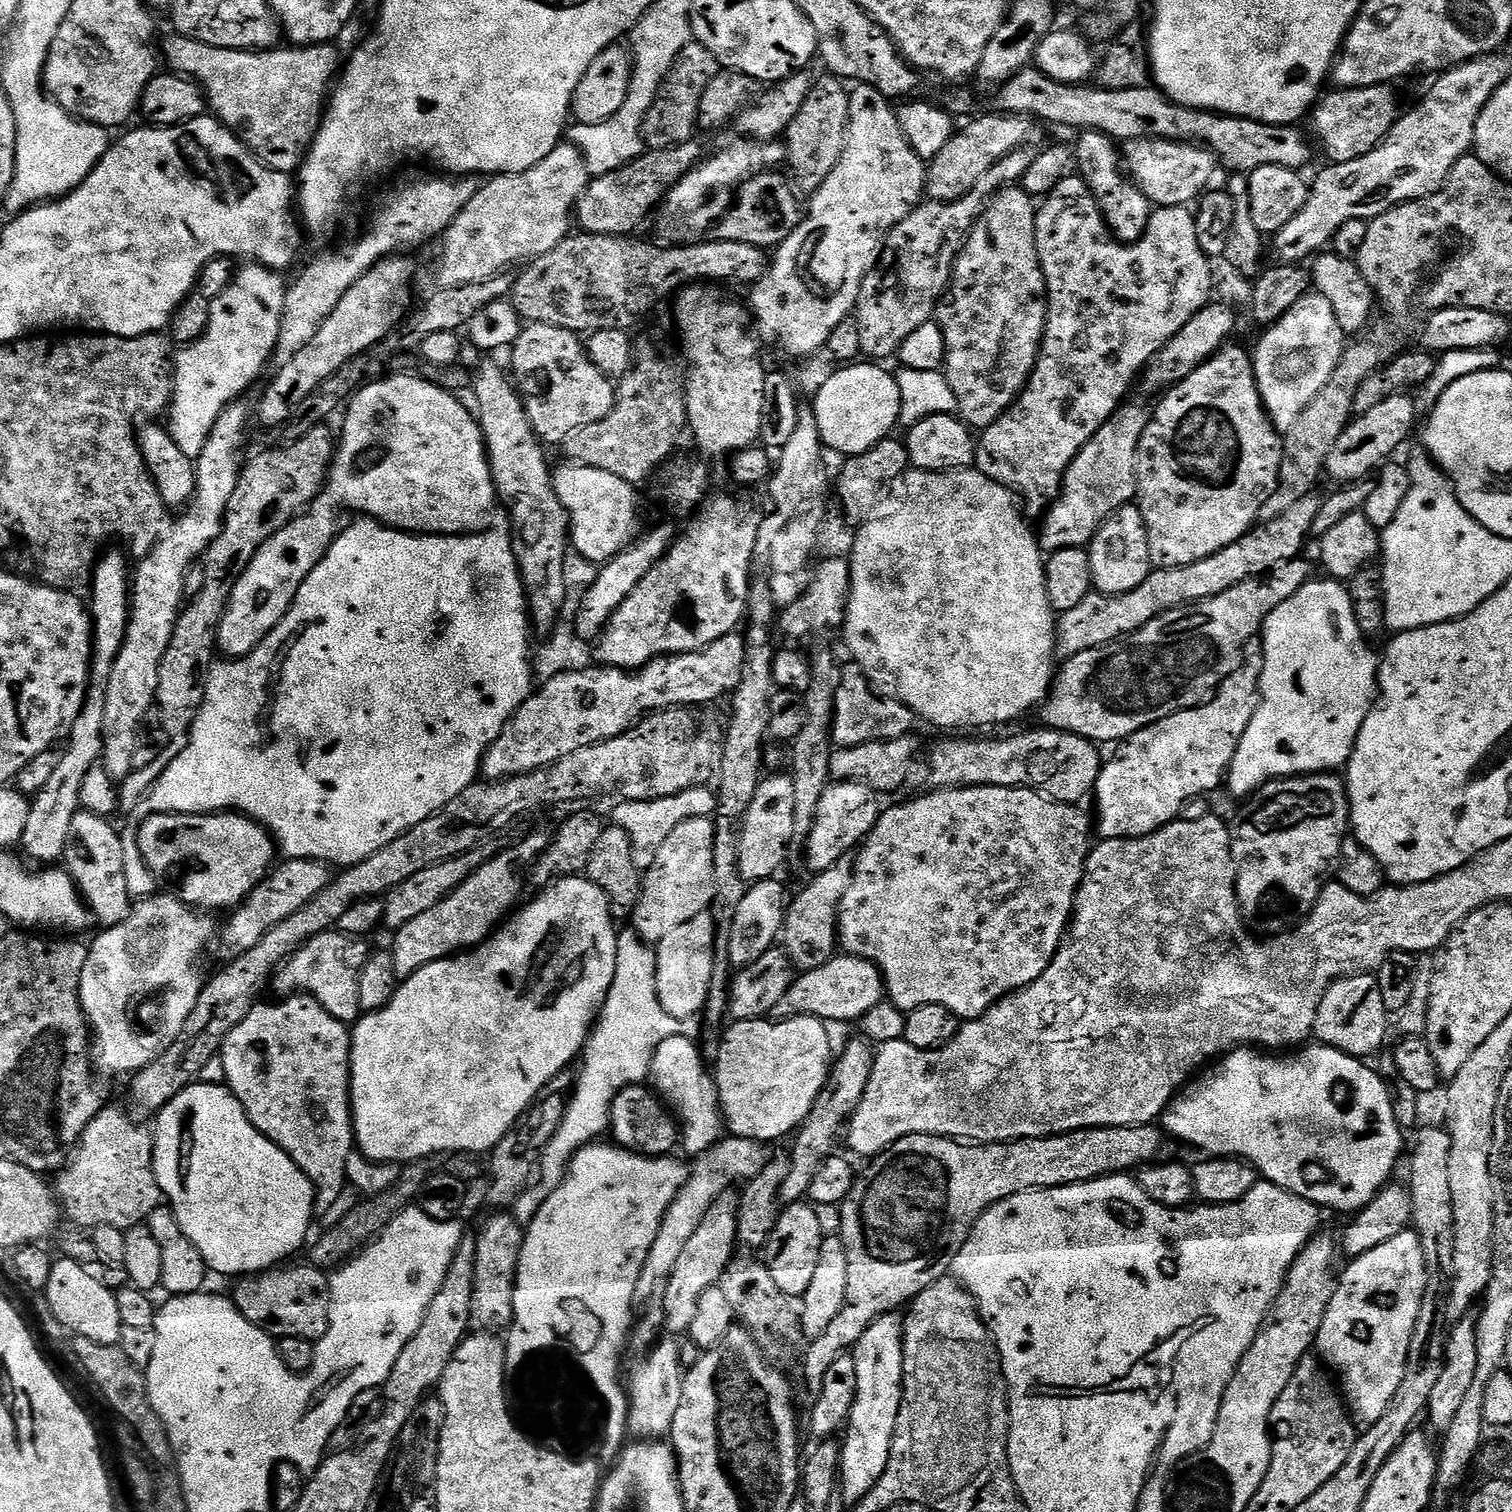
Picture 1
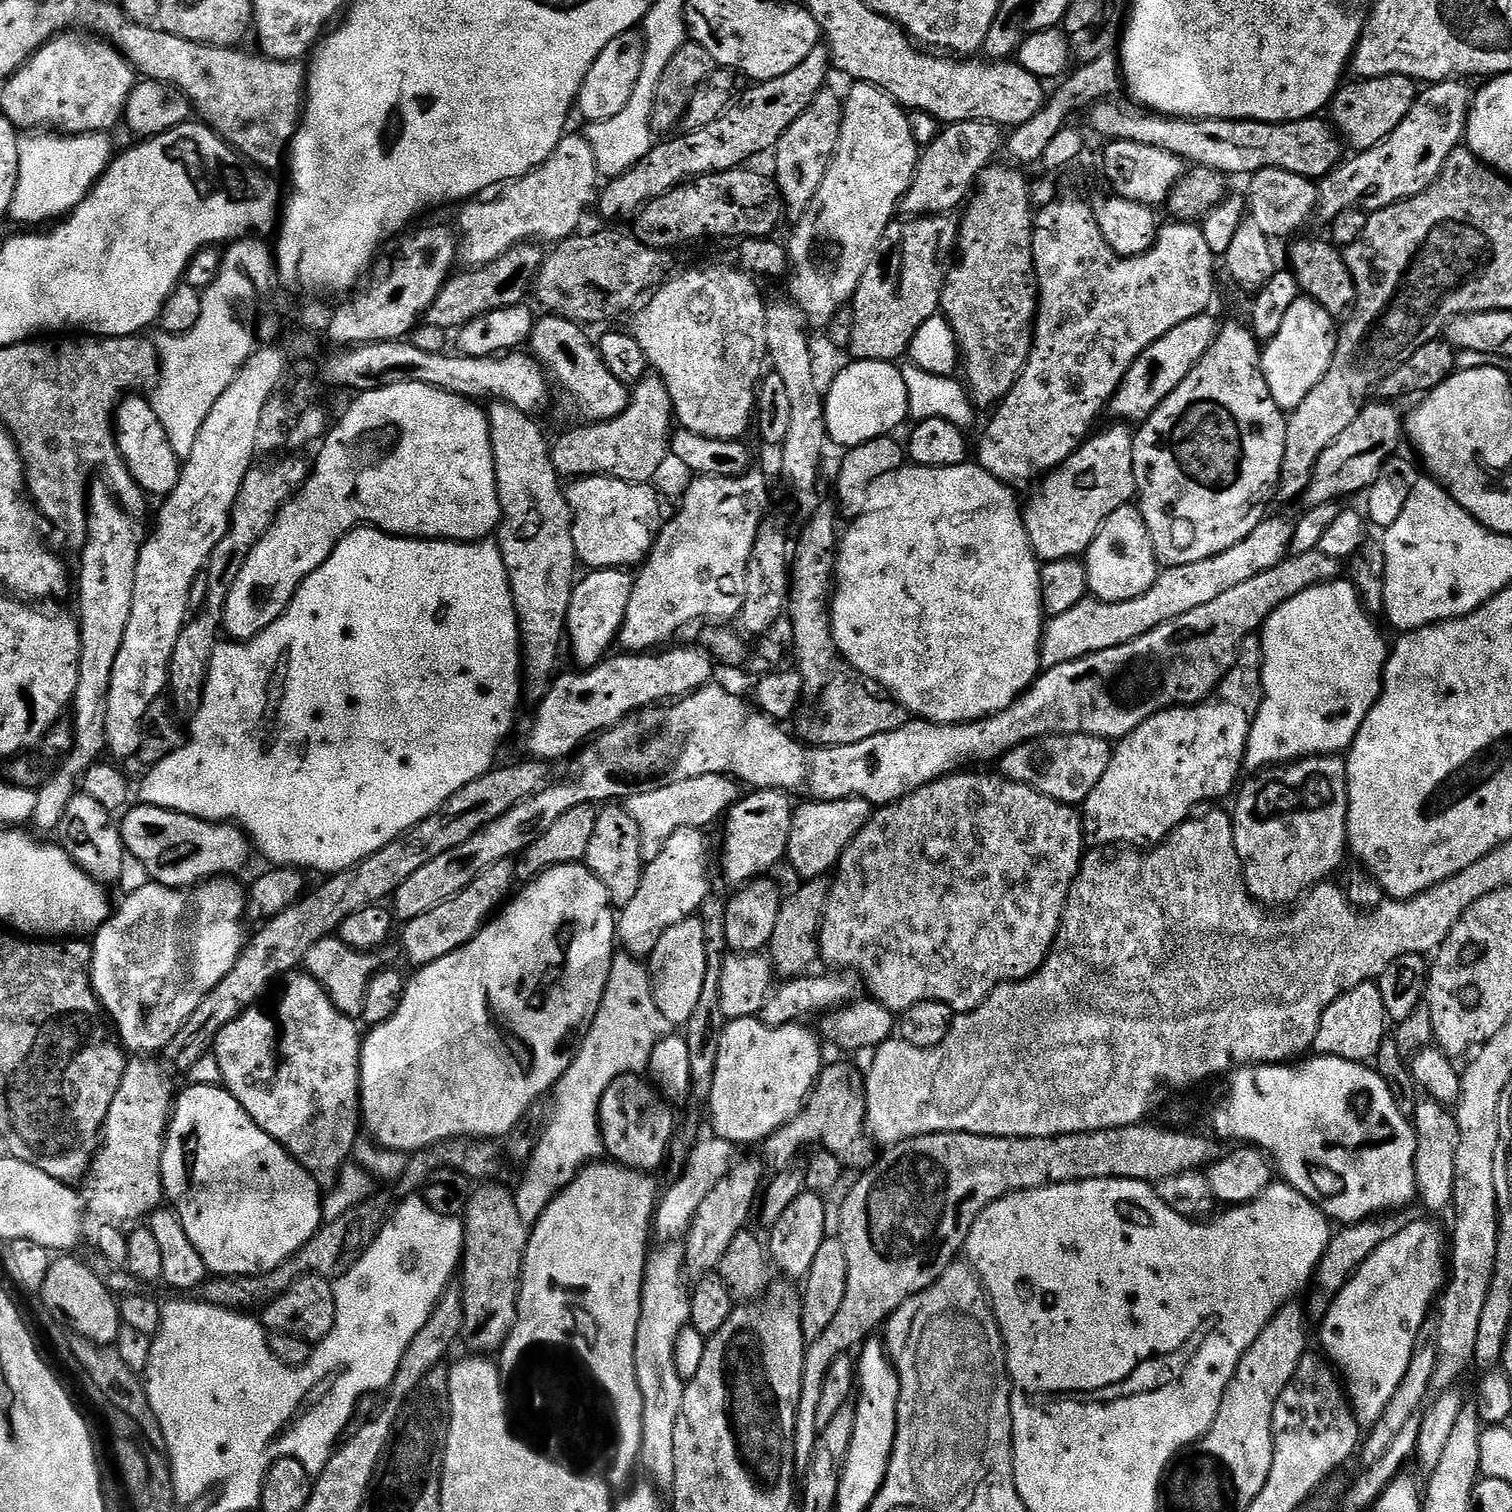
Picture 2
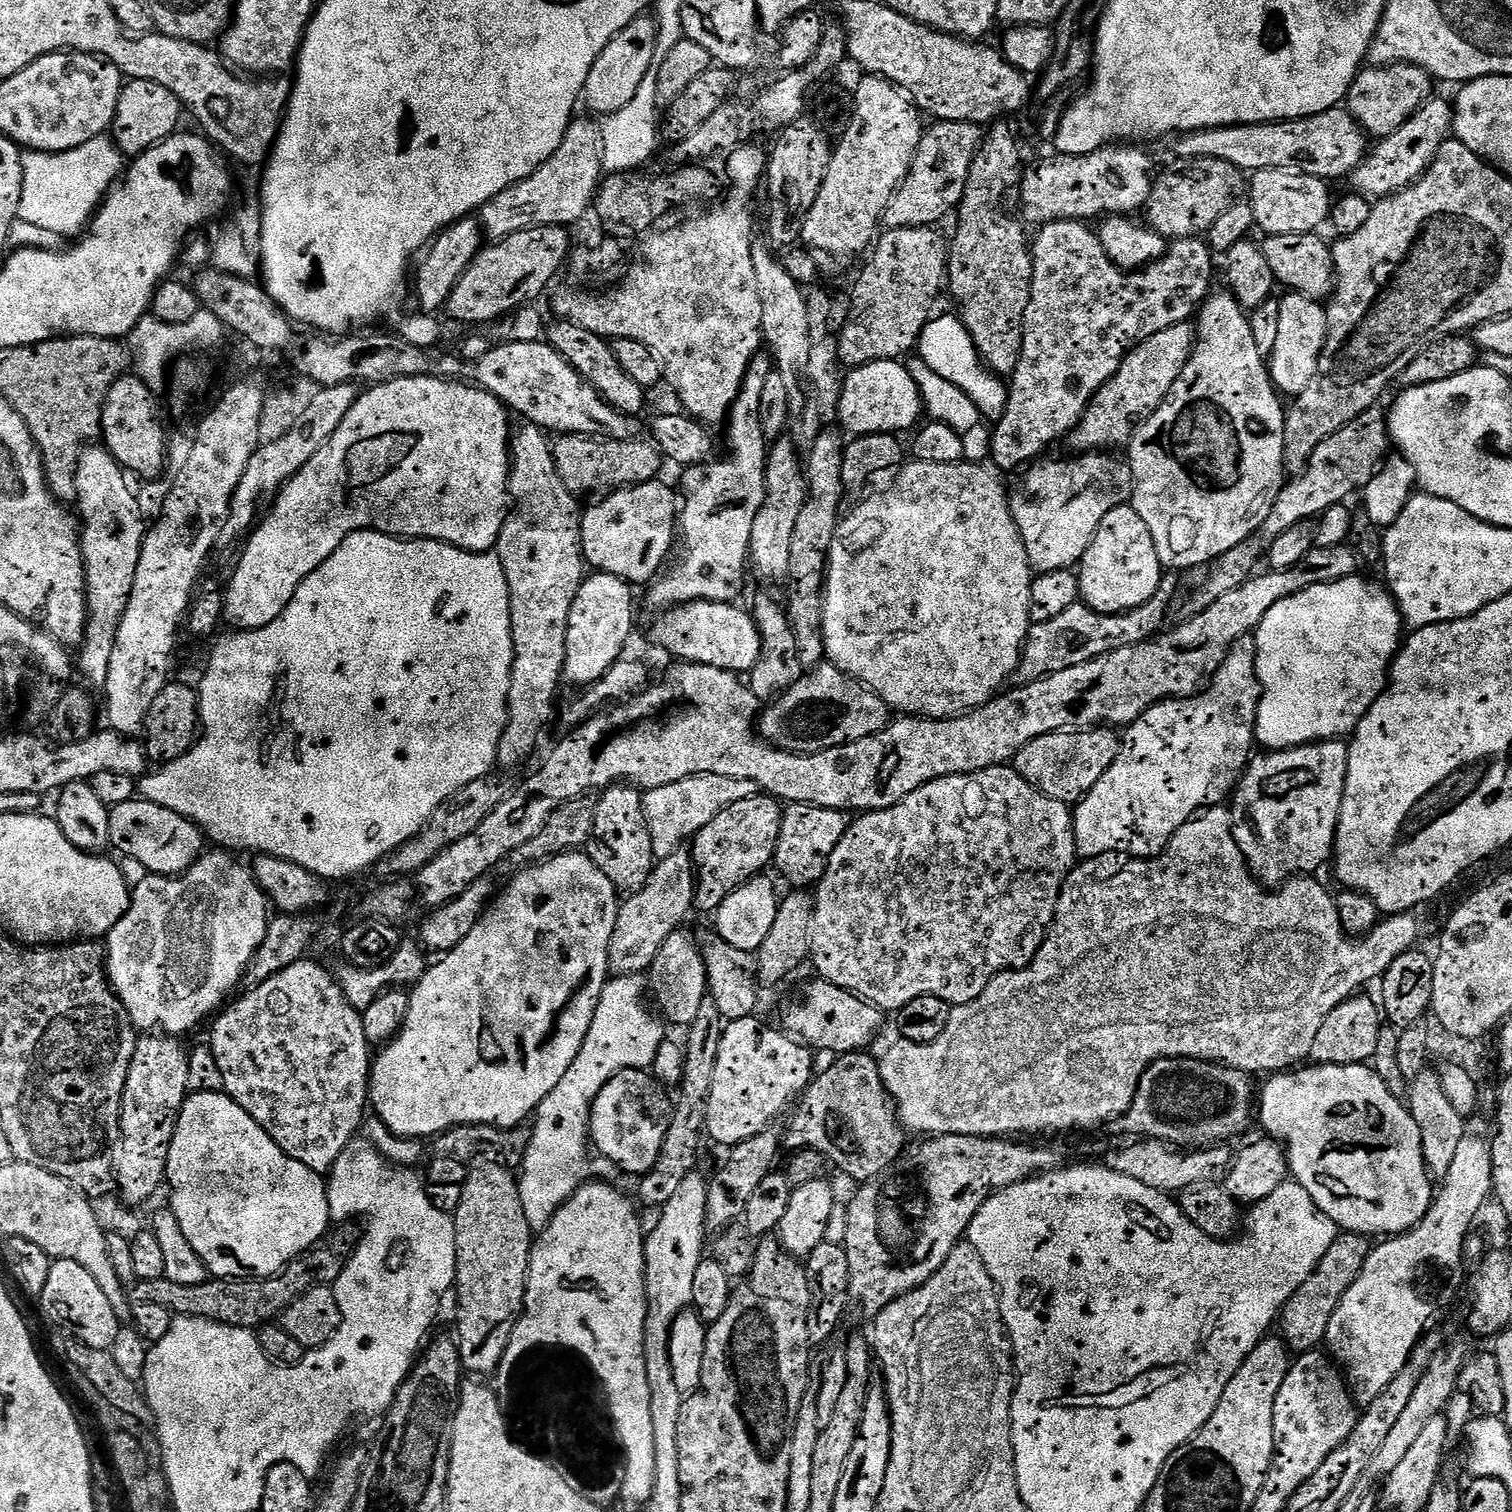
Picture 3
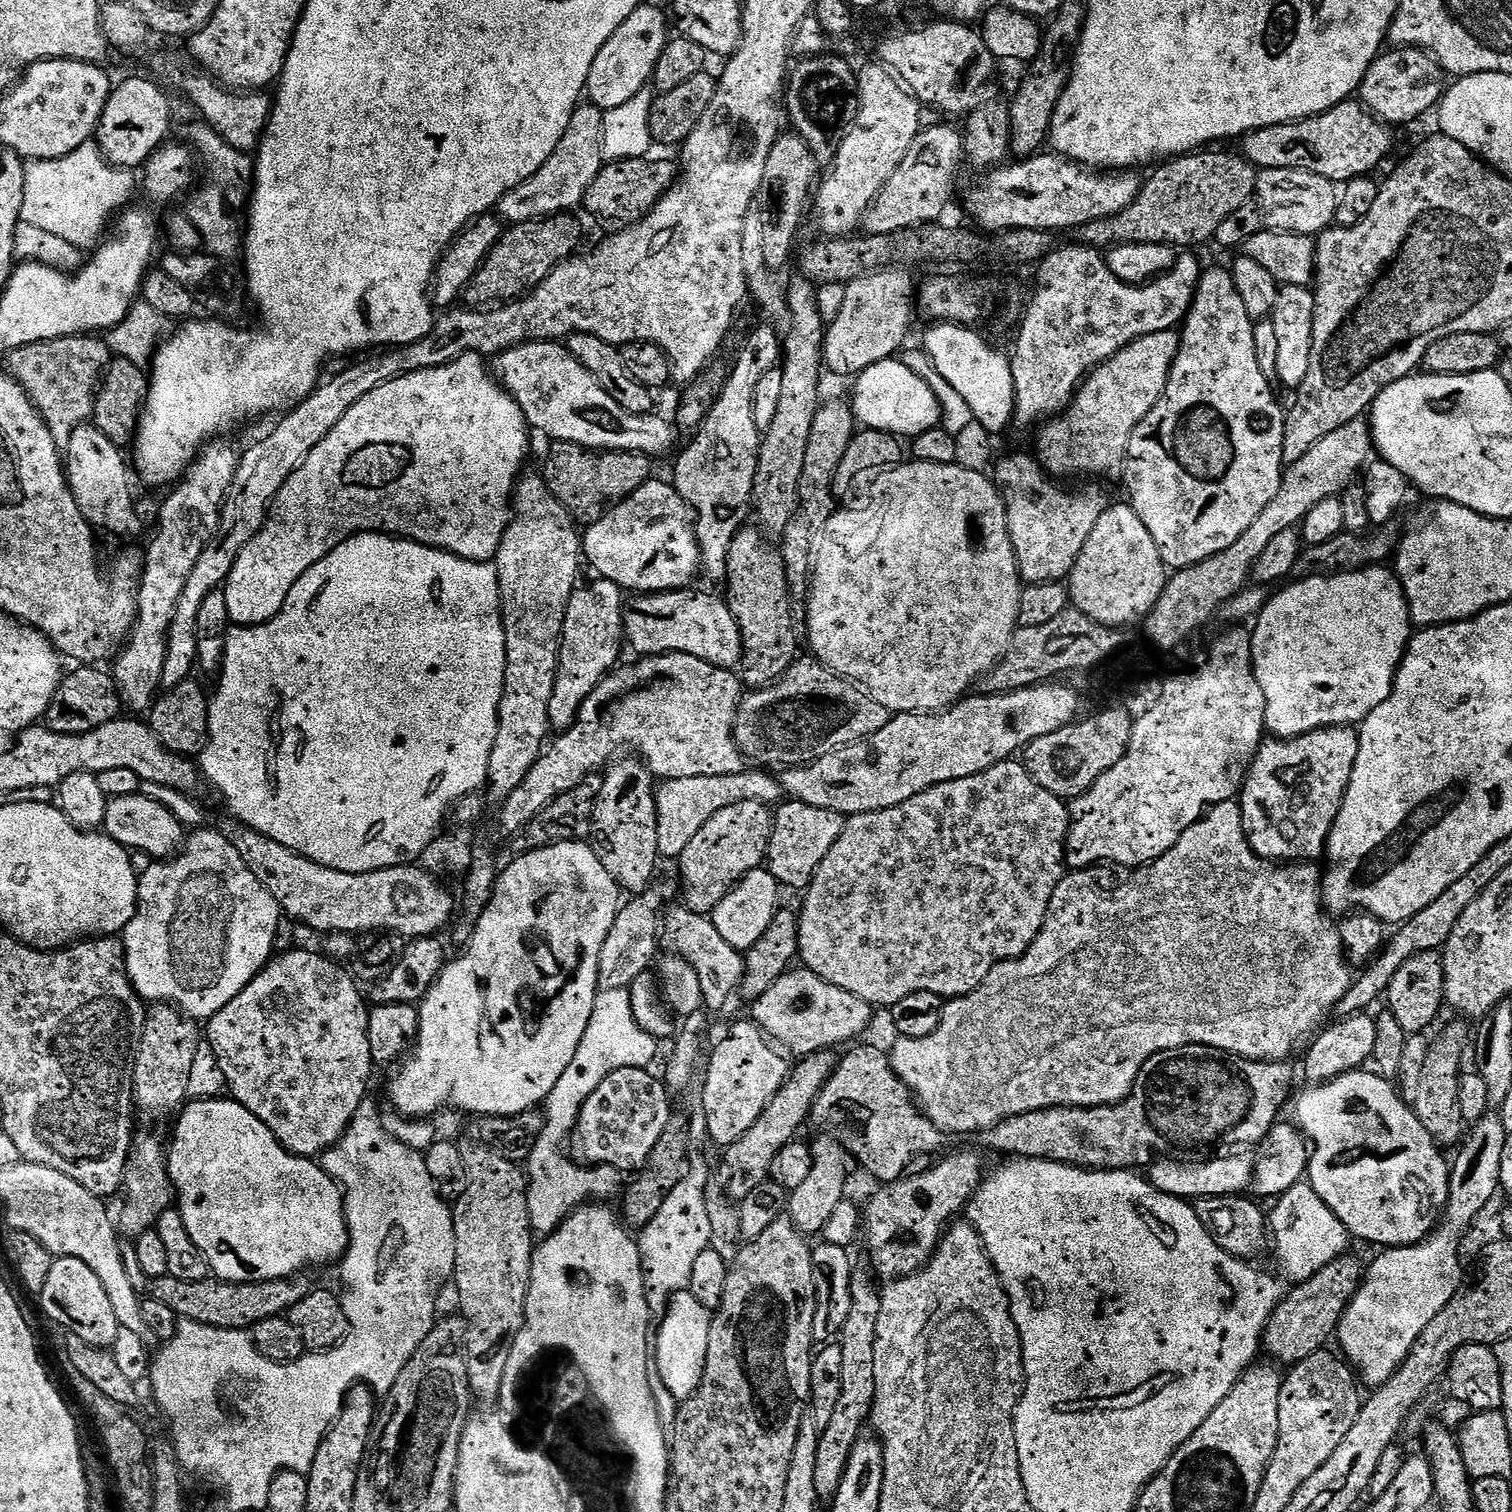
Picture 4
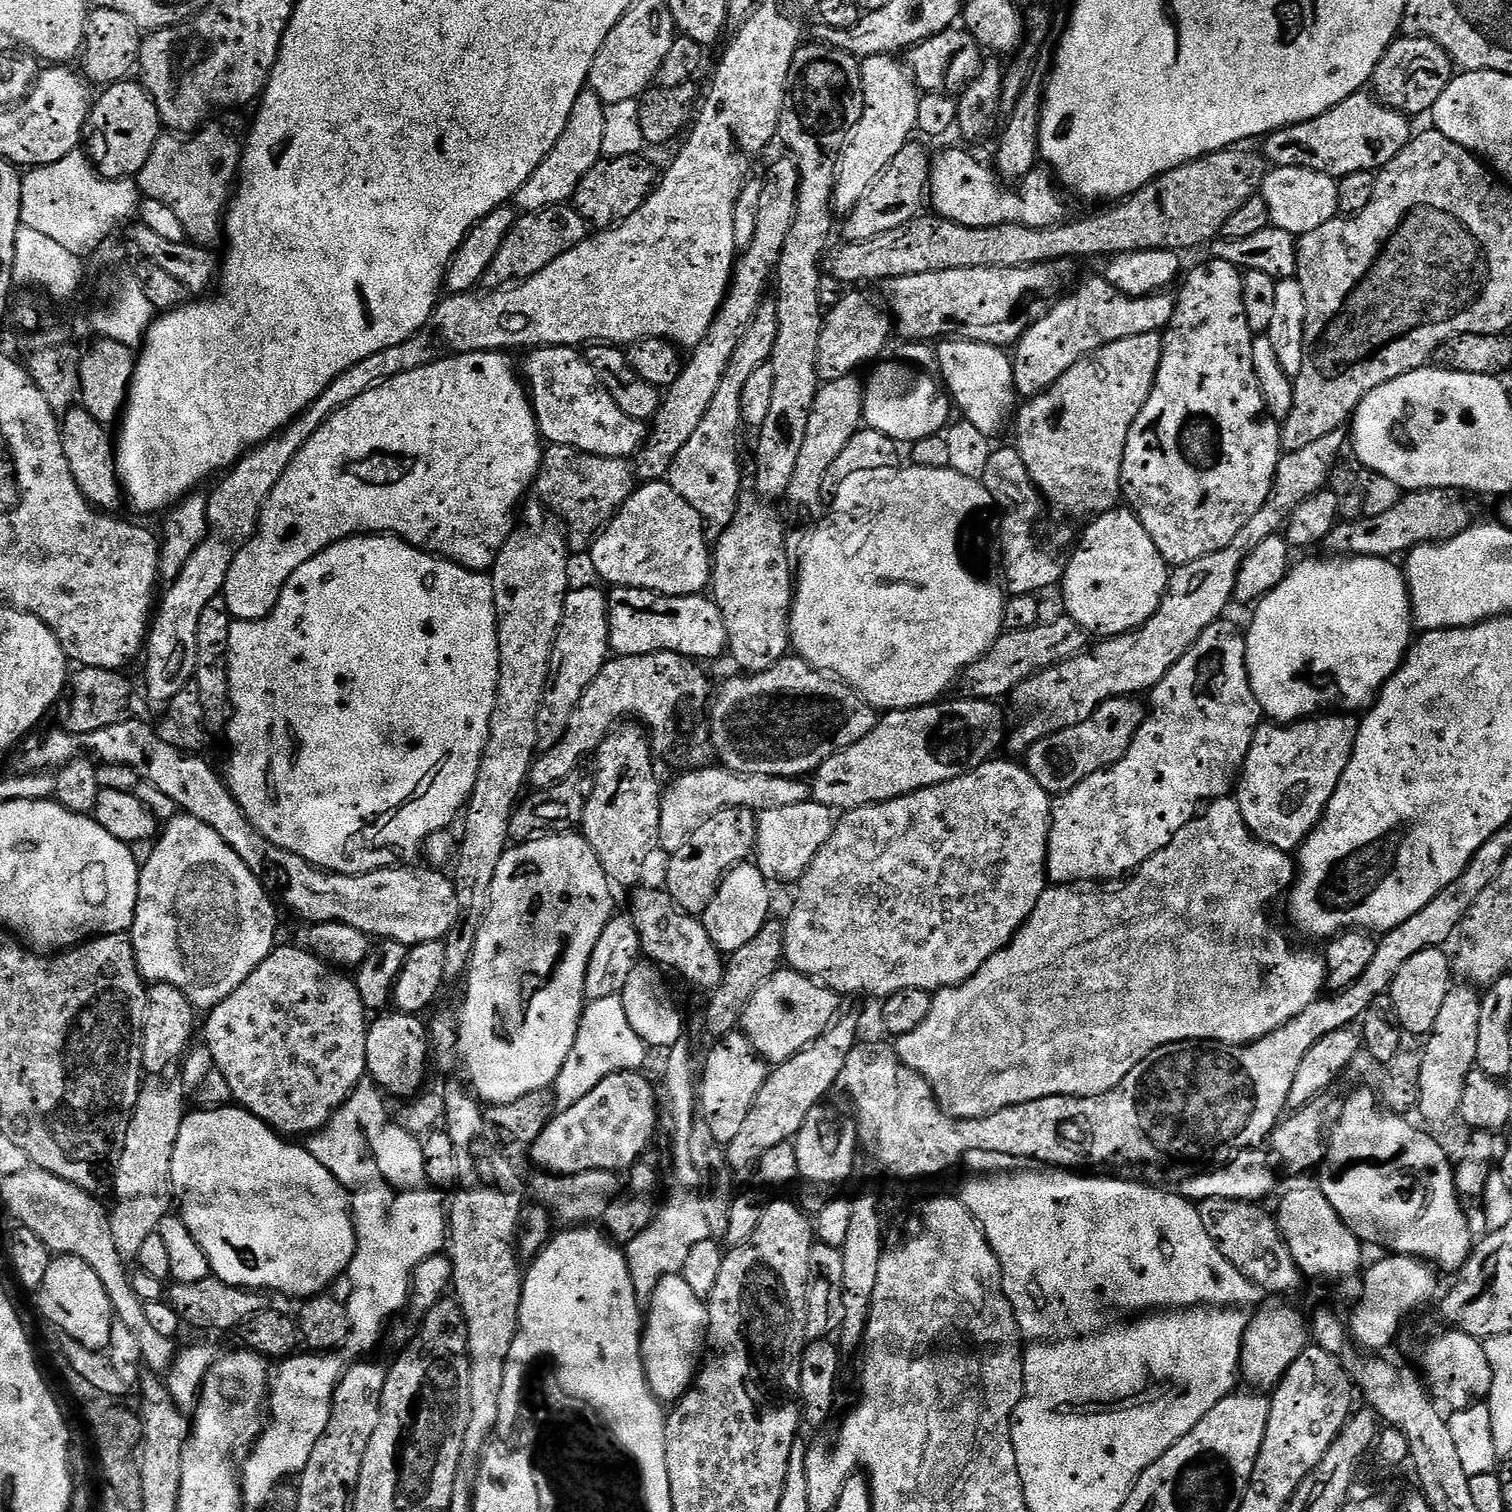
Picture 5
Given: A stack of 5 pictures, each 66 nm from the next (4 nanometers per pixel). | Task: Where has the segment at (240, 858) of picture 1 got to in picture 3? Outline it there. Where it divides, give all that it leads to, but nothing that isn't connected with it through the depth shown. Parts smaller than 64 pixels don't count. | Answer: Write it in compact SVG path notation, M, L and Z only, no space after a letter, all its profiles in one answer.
M134 798L130 802L122 802L122 806L111 808L108 817L111 847L116 847L121 857L142 865L145 873L179 876L205 851L206 837L201 829L184 816L174 814L174 810L166 810L149 800Z

